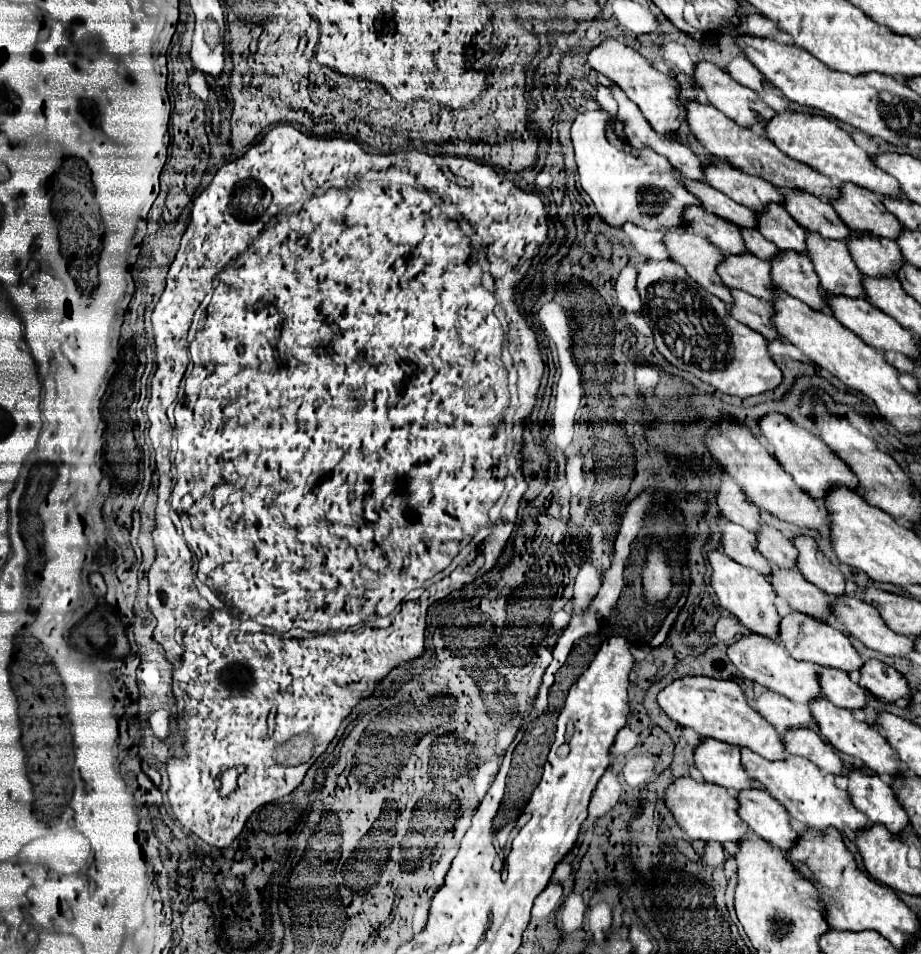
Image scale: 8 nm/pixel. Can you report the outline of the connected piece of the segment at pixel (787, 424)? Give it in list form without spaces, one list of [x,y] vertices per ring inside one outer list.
[[[773,412],[759,418],[757,428],[759,436],[763,436],[767,444],[773,448],[773,456],[777,458],[777,462],[787,470],[787,474],[793,476],[795,484],[803,488],[811,498],[821,500],[831,486],[849,486],[853,490],[859,490],[859,484],[855,484],[855,476],[851,476],[851,470],[831,452],[831,448],[827,448],[827,444],[823,444],[819,436],[801,428],[791,418]]]

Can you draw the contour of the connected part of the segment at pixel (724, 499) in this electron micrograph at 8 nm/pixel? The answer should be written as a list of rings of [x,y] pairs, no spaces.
[[[723,478],[717,492],[717,506],[729,520],[743,524],[743,528],[755,532],[755,520],[759,520],[761,508],[757,508],[743,496],[743,488],[739,488],[735,480]]]

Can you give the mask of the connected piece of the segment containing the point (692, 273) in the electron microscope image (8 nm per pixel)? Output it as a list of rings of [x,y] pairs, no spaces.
[[[677,228],[665,230],[663,246],[669,252],[669,260],[683,266],[687,276],[705,288],[707,292],[719,296],[727,296],[727,286],[715,276],[715,260],[719,260],[719,252],[709,240],[697,234],[681,232]]]

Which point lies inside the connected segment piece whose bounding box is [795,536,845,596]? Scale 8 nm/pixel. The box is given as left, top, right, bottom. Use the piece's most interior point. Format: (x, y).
(817, 569)

